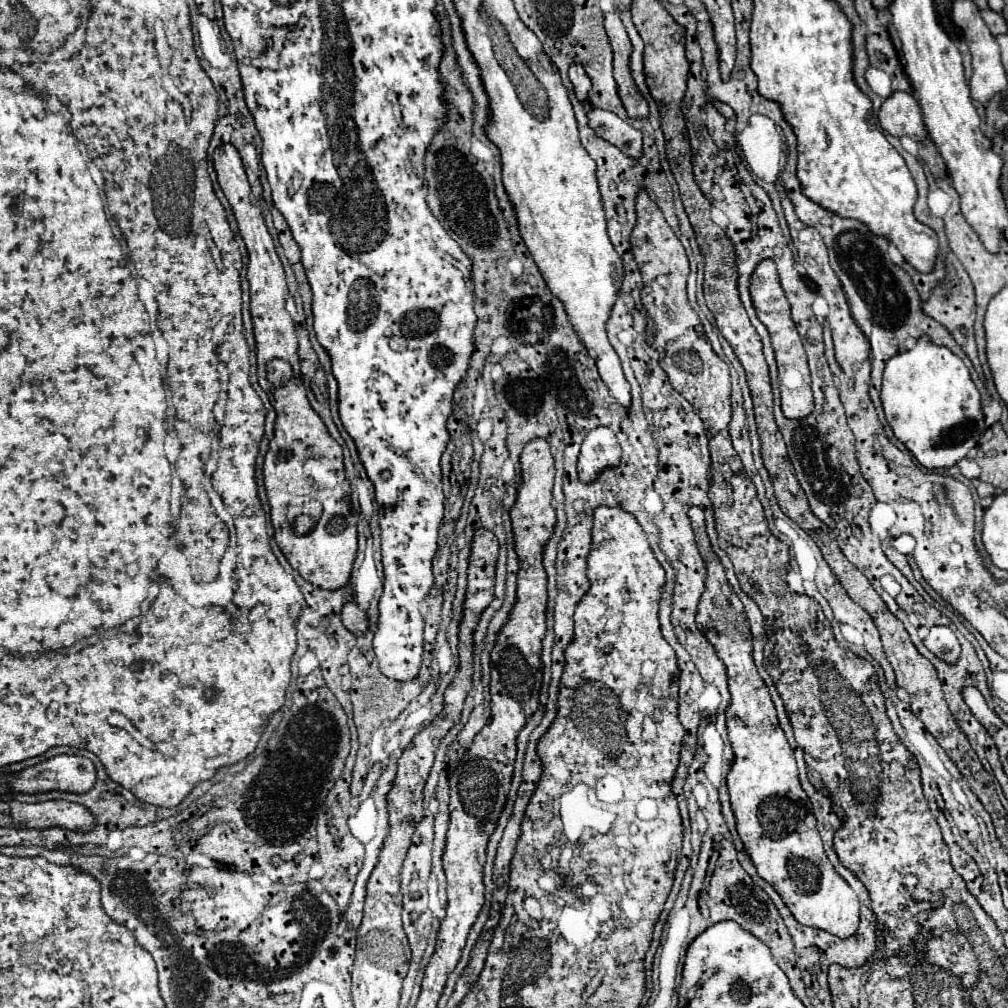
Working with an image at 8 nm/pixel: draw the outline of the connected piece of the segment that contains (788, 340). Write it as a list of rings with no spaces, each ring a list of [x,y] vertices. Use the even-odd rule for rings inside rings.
[[[763,260],[753,276],[751,276],[751,298],[753,306],[757,310],[759,320],[767,326],[771,334],[771,342],[775,348],[775,358],[779,366],[779,388],[781,388],[781,408],[787,418],[805,418],[813,410],[813,392],[811,392],[811,378],[809,378],[809,366],[807,366],[807,354],[803,350],[801,336],[791,320],[791,306],[785,298],[785,292],[779,284],[777,266],[773,260]]]

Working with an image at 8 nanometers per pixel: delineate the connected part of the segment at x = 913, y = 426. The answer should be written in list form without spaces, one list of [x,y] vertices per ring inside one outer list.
[[[921,336],[915,348],[901,350],[887,362],[883,372],[881,402],[893,434],[925,468],[949,468],[957,464],[961,458],[969,454],[973,446],[977,446],[979,438],[985,432],[981,396],[969,376],[967,366],[947,346],[937,346],[935,342],[931,342],[929,336]]]

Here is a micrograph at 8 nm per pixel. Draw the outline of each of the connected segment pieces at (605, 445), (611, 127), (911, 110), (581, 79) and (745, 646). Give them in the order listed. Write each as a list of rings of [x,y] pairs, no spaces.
[[[609,428],[591,430],[581,444],[581,454],[577,462],[579,480],[585,484],[595,482],[603,470],[615,468],[619,464],[621,455],[621,446],[617,444],[617,438]]]
[[[591,110],[589,114],[589,126],[607,142],[615,144],[623,154],[639,158],[641,156],[641,132],[635,130],[631,124],[621,120],[613,112],[603,110]]]
[[[893,92],[889,98],[883,100],[879,110],[879,122],[883,130],[897,138],[909,136],[917,142],[927,138],[921,108],[917,100],[907,92]]]
[[[573,62],[569,66],[569,78],[571,78],[577,94],[587,94],[591,90],[591,80],[579,62]]]
[[[695,506],[689,510],[689,518],[699,552],[707,564],[707,582],[699,600],[697,624],[725,662],[729,692],[733,696],[731,708],[727,708],[727,730],[735,760],[727,776],[727,786],[731,794],[731,808],[737,818],[737,832],[759,876],[773,884],[797,922],[825,930],[839,938],[849,938],[859,926],[859,898],[827,860],[815,826],[811,802],[799,784],[793,750],[779,726],[769,688],[761,680],[753,662],[753,638],[743,604],[729,586],[725,568],[717,554],[713,560],[713,548],[705,530],[705,514]]]

